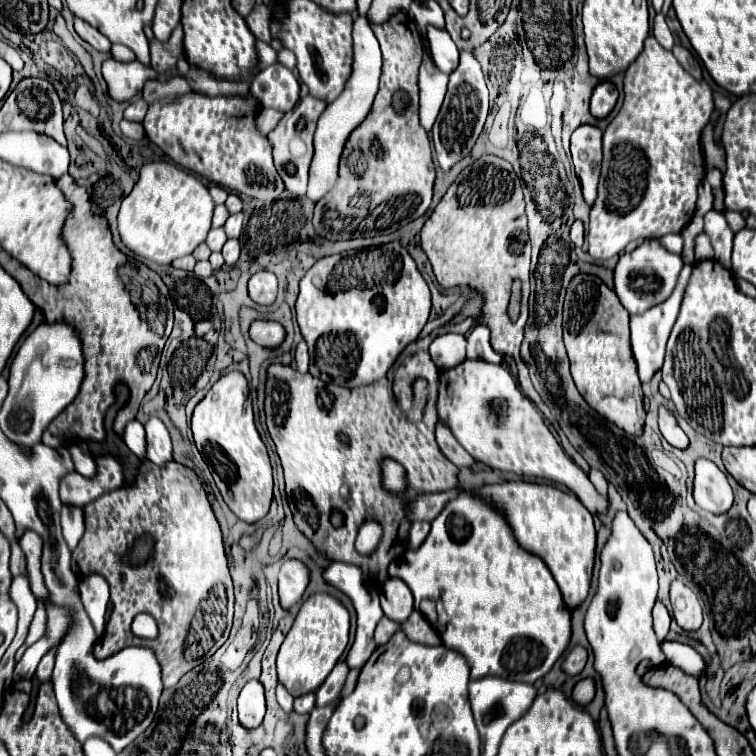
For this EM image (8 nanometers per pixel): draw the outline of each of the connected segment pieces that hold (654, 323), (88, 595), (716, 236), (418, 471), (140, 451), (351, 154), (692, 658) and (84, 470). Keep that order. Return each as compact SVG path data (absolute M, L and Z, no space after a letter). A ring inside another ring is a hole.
M683 271L679 275L677 287L675 287L675 291L671 293L671 297L667 301L663 301L661 305L655 305L653 309L649 309L649 311L645 311L641 315L631 315L631 323L629 323L629 327L631 327L631 349L633 349L633 357L637 361L637 367L639 367L639 379L641 381L649 381L653 377L653 373L659 371L661 365L663 365L665 343L667 343L671 327L673 327L673 323L677 319L685 285L687 285L687 271Z
M89 575L79 583L83 607L95 627L97 637L105 631L105 611L109 603L109 585L101 575Z
M711 211L705 215L705 233L711 239L717 261L725 267L731 267L731 247L733 247L733 231L729 229L723 213Z
M429 355L419 361L425 361L419 377L429 383L429 399L423 415L415 421L403 413L395 413L395 397L387 379L373 385L347 389L327 385L311 373L303 375L289 365L273 363L267 369L267 429L281 457L295 525L321 553L333 561L359 565L367 583L375 581L377 585L383 585L389 563L403 555L407 543L407 537L401 535L401 525L405 519L401 501L381 489L381 459L391 457L401 461L401 465L407 469L407 479L417 493L437 493L457 487L459 469L441 453L435 441L439 369L433 365ZM331 511L341 511L345 517L339 529L335 529L329 521ZM369 517L381 521L385 531L385 549L375 549L369 557L365 557L355 551L355 537L361 521L369 521Z
M139 421L127 423L127 427L123 431L123 441L137 457L145 455L145 429Z
M403 11L371 27L383 51L381 85L373 109L345 143L335 189L315 205L313 227L317 235L329 241L393 233L425 215L433 195L435 167L427 131L419 123L417 73L423 57L421 35Z
M663 641L661 643L661 649L667 657L667 661L671 665L677 665L681 667L685 673L691 673L695 677L701 675L701 671L705 669L705 661L703 657L689 645L683 645L683 643L675 643L675 641Z
M71 447L71 455L75 461L75 471L79 471L85 477L93 477L95 475L95 459L87 453L83 453L79 447Z

